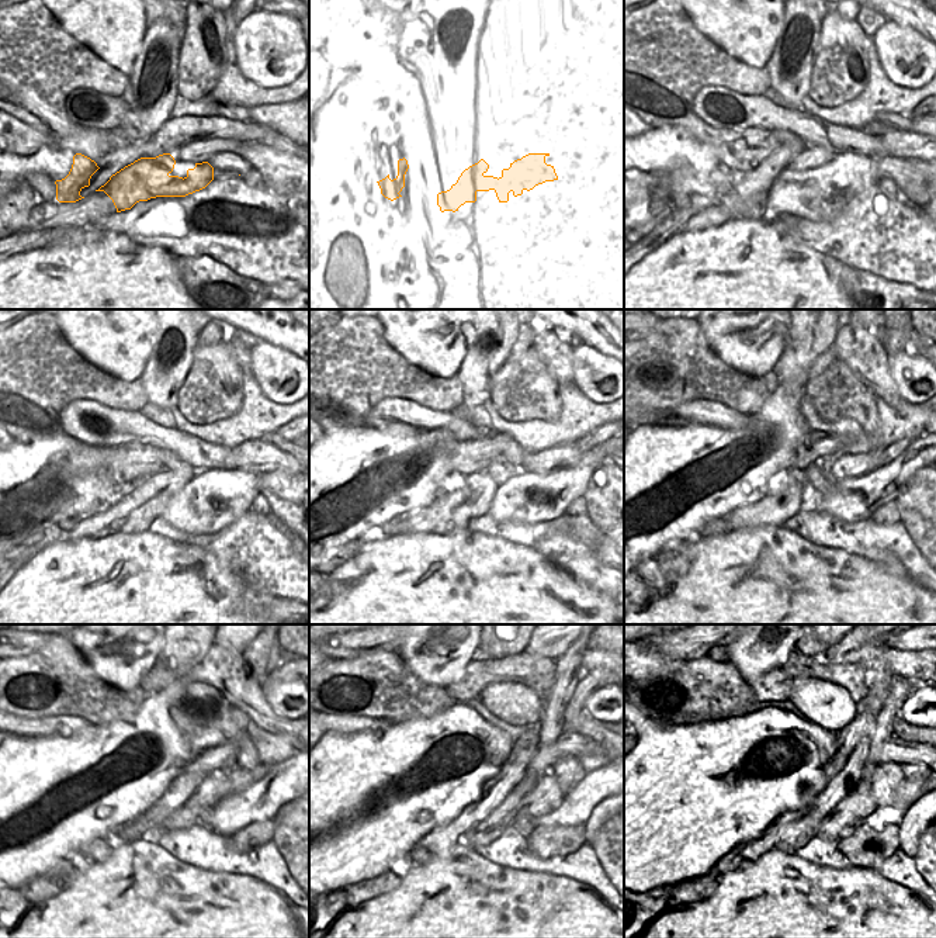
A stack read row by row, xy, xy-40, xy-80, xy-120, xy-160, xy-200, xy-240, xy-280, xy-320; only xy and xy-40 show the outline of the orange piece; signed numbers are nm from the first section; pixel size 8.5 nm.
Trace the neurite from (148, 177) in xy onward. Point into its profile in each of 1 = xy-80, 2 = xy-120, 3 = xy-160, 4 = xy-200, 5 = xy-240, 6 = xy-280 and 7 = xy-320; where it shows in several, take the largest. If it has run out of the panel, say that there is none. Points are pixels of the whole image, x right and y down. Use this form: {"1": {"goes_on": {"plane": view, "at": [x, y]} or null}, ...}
{"1": {"goes_on": {"plane": "xy-80", "at": [852, 173]}}, "2": {"goes_on": {"plane": "xy-120", "at": [234, 491]}}, "3": {"goes_on": {"plane": "xy-160", "at": [551, 492]}}, "4": {"goes_on": {"plane": "xy-200", "at": [867, 492]}}, "5": {"goes_on": {"plane": "xy-240", "at": [236, 810]}}, "6": {"goes_on": {"plane": "xy-280", "at": [575, 809]}}, "7": {"goes_on": {"plane": "xy-320", "at": [880, 817]}}}

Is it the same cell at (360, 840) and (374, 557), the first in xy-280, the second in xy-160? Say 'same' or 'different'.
different

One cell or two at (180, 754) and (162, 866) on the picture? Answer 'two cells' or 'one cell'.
two cells

